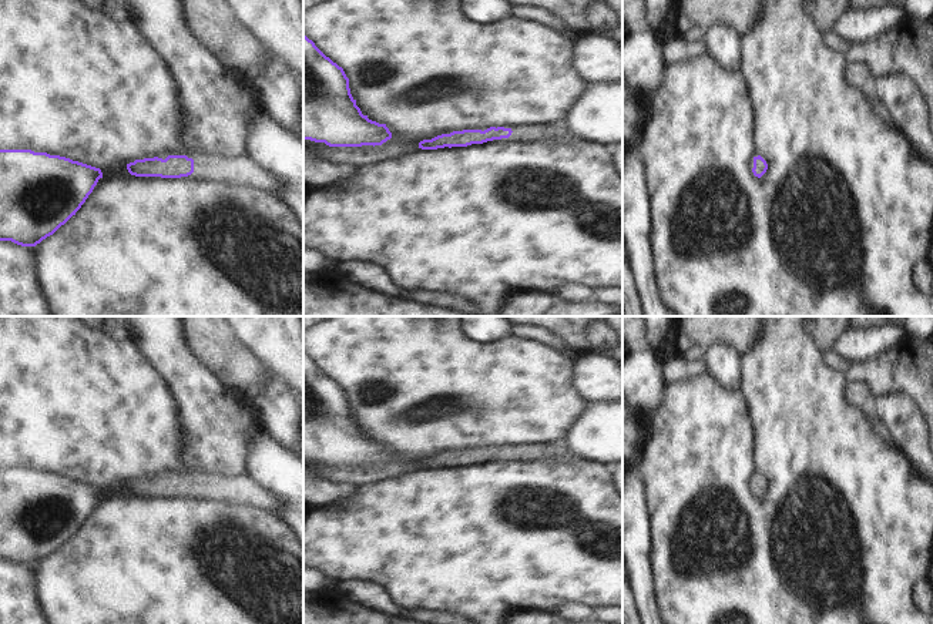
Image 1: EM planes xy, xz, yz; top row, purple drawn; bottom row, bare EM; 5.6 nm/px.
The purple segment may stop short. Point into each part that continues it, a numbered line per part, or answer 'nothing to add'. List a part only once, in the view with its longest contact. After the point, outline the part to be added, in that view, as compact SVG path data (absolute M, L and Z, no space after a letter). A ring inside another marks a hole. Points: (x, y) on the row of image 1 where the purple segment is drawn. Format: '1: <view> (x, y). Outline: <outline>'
1: xy (245, 173). Outline: M188 152L187 157L199 161L198 175L201 180L252 187L278 195L278 180L251 160L229 160L197 152Z

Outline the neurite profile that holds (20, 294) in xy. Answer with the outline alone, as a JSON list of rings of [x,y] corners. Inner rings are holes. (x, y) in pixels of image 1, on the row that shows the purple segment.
[[[0,241],[0,316],[51,316],[37,278],[33,246]]]

